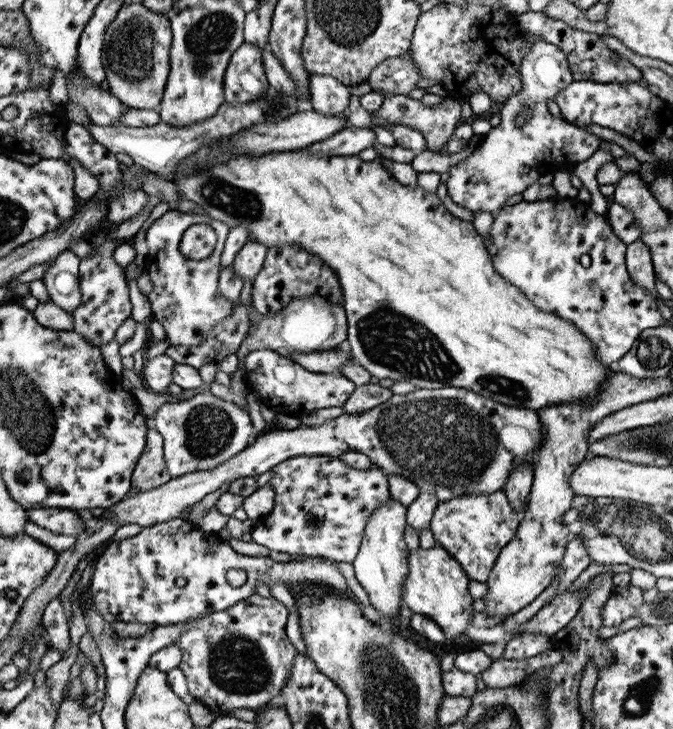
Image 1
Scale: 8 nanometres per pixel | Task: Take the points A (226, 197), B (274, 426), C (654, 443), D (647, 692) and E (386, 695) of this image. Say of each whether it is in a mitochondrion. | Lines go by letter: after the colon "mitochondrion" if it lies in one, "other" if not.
A: mitochondrion
B: other
C: mitochondrion
D: mitochondrion
E: mitochondrion

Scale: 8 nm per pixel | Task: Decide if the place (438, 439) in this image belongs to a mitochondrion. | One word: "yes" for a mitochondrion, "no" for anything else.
yes

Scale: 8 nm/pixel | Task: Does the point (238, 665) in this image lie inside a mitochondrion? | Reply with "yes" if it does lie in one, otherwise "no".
yes

